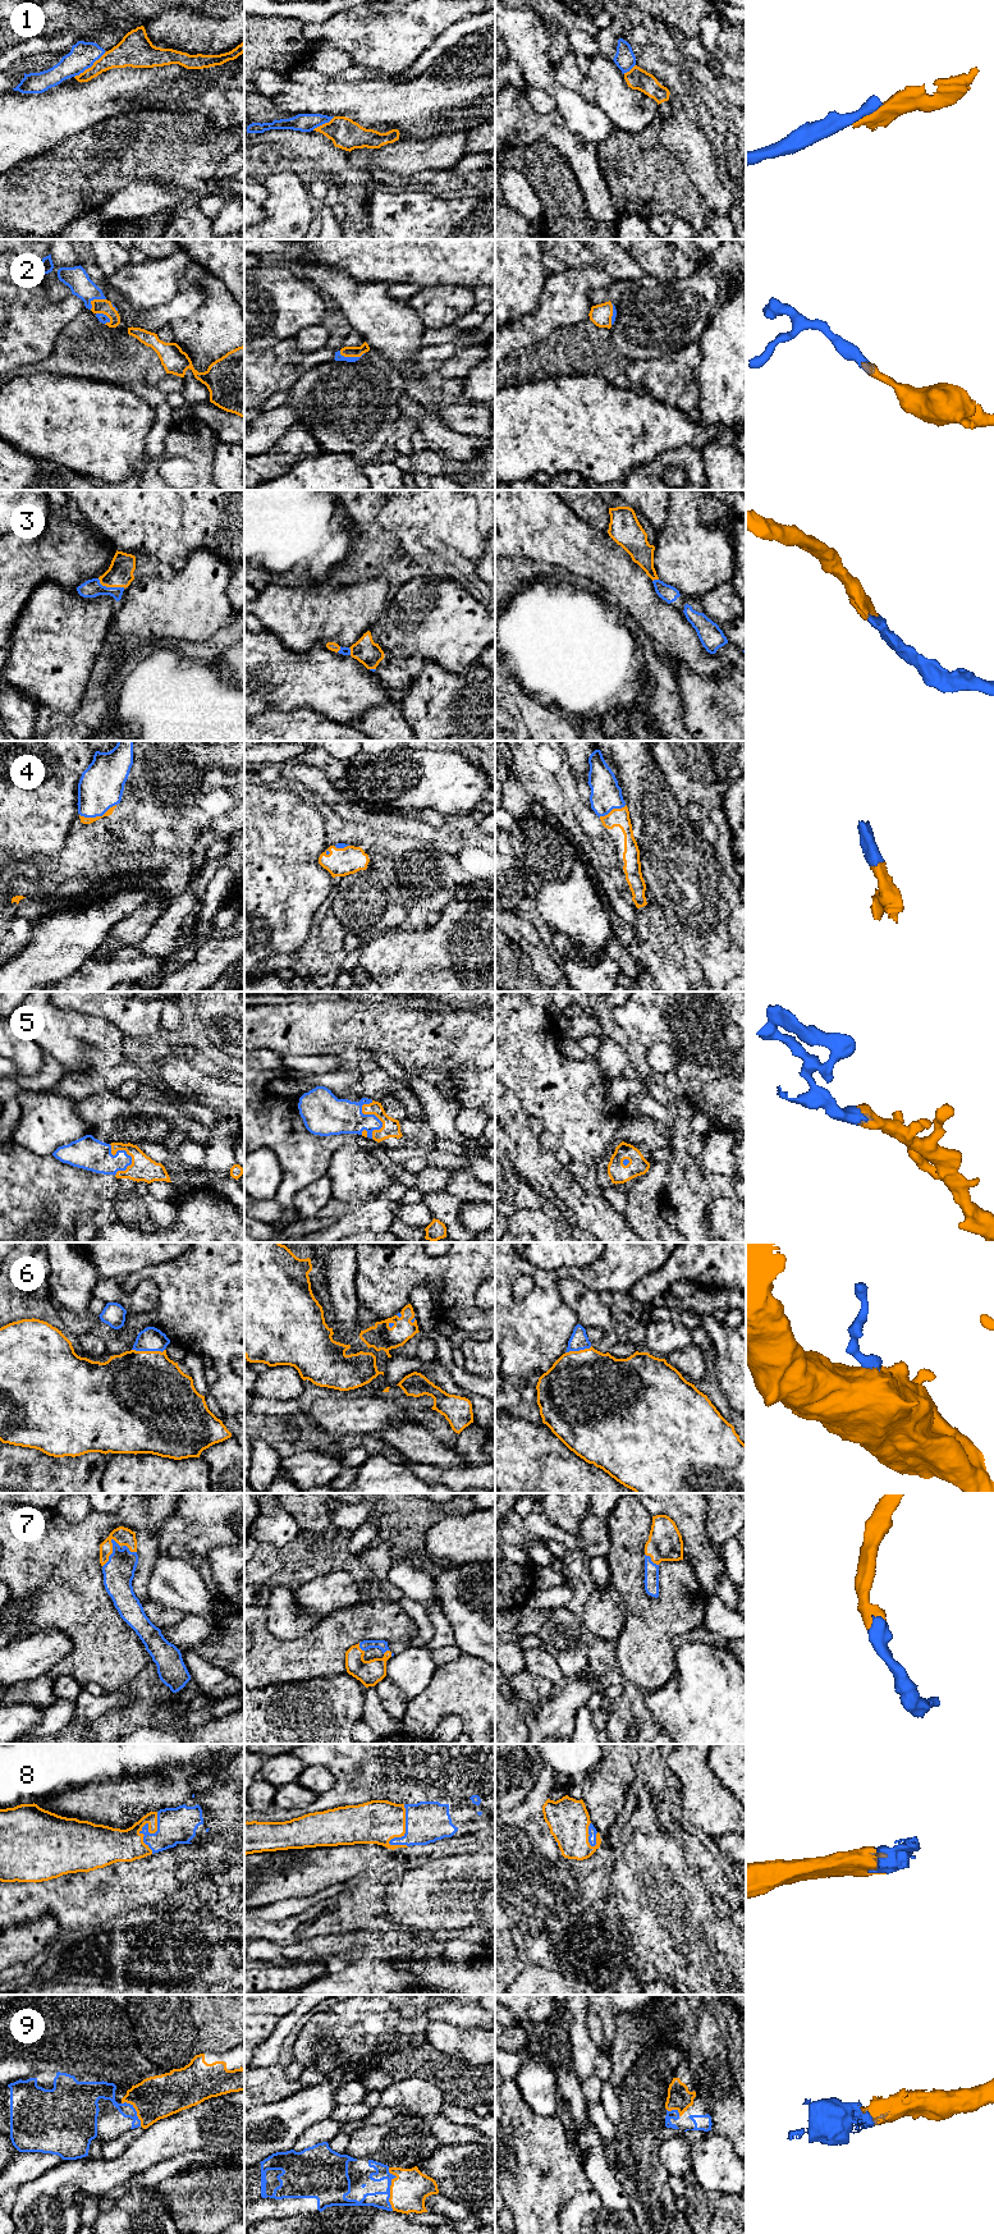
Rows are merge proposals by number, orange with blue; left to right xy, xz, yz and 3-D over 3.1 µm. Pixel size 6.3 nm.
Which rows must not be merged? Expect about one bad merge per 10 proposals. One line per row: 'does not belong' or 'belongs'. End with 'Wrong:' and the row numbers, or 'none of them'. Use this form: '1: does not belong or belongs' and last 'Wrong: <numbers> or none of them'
1: does not belong
2: belongs
3: belongs
4: belongs
5: belongs
6: belongs
7: belongs
8: belongs
9: belongs
Wrong: 1

